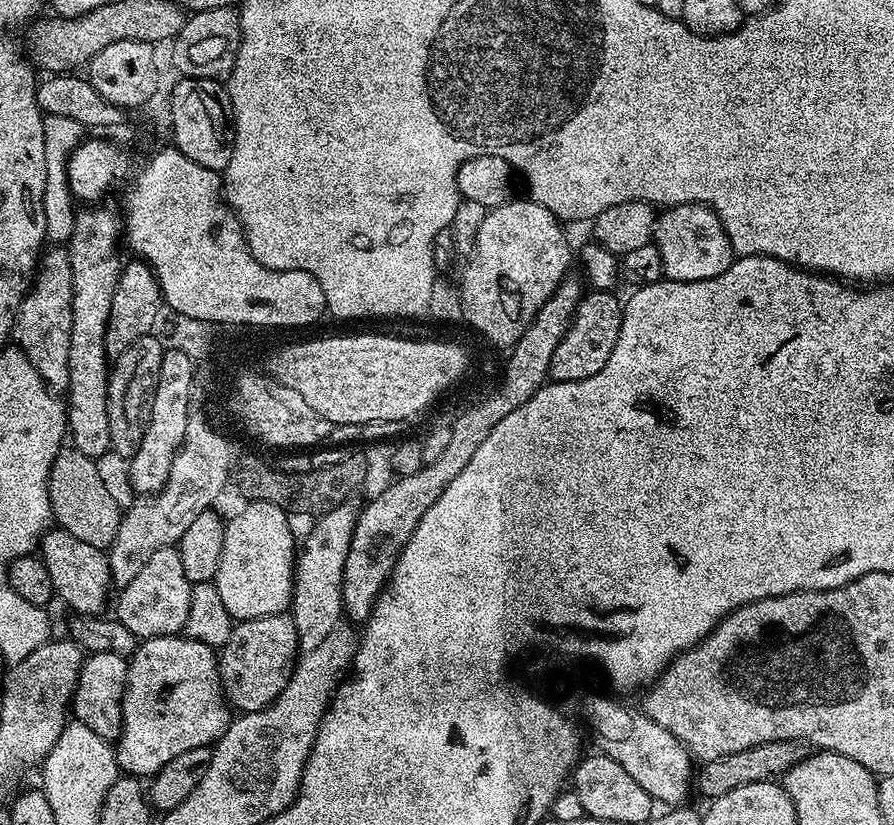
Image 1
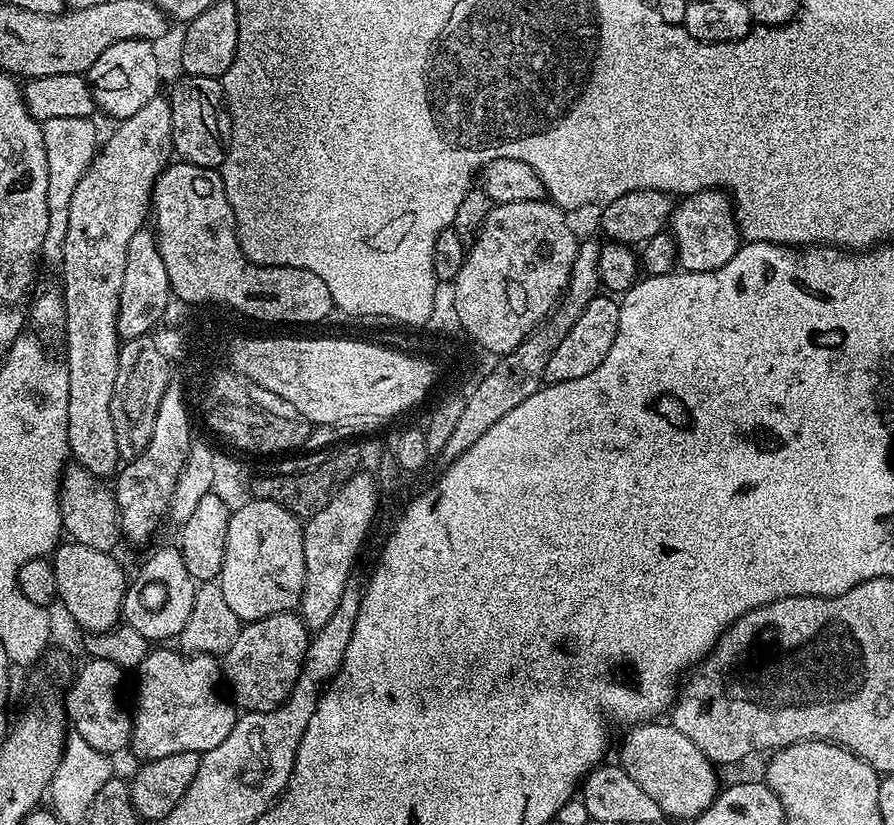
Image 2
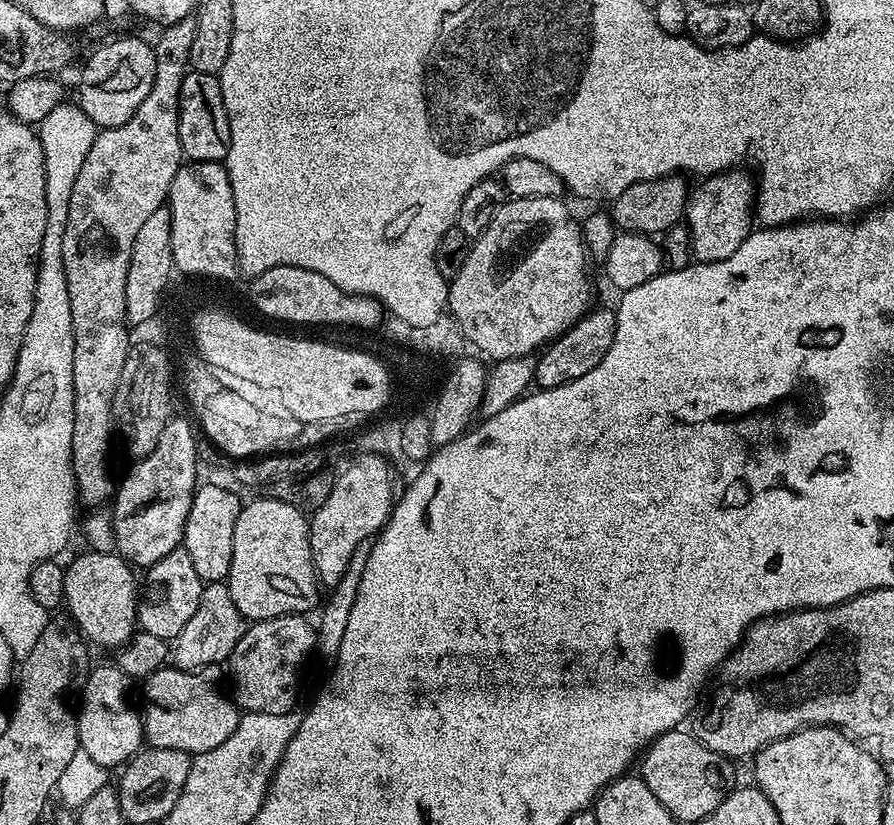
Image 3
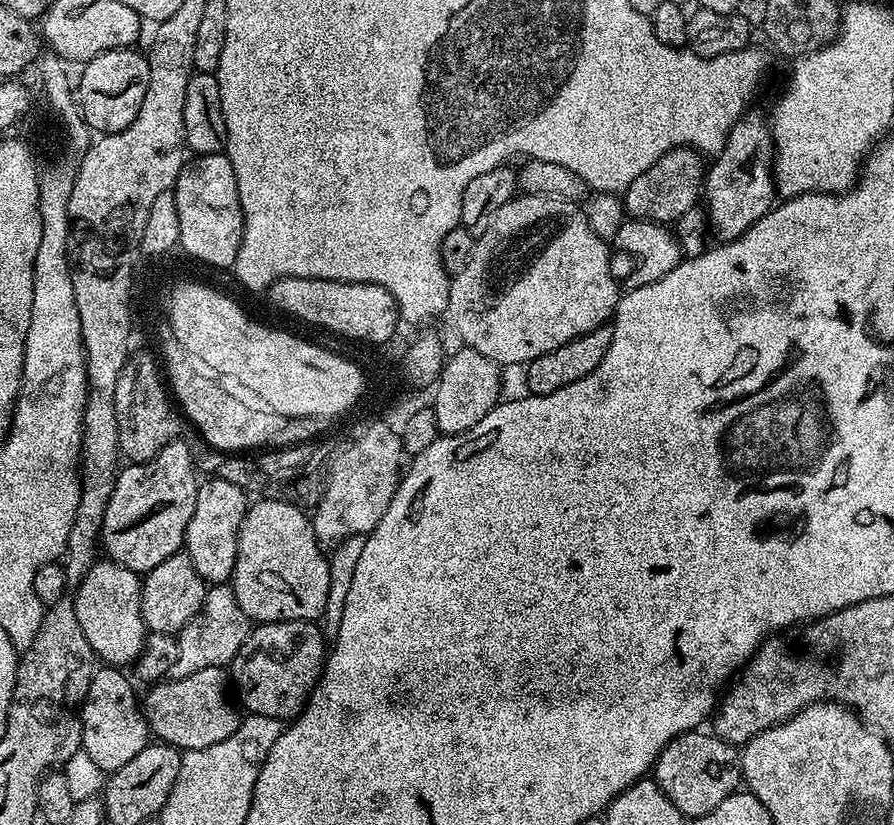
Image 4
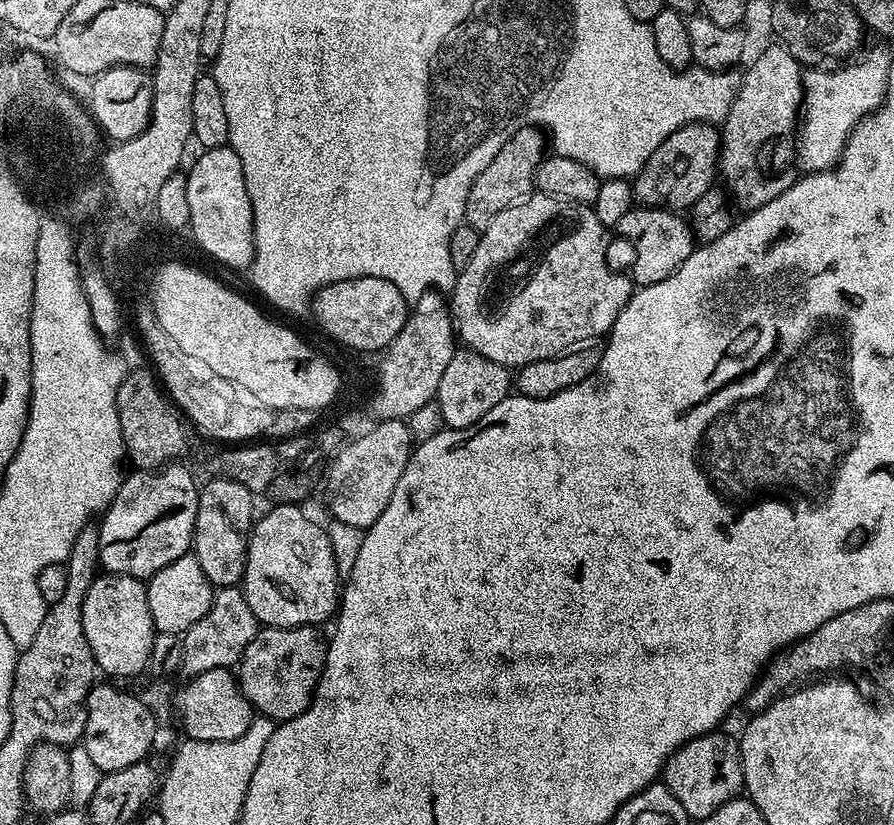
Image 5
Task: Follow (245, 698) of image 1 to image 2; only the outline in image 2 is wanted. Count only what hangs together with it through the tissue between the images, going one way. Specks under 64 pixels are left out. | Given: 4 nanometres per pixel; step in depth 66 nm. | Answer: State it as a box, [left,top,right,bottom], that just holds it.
[222,611,310,712]

